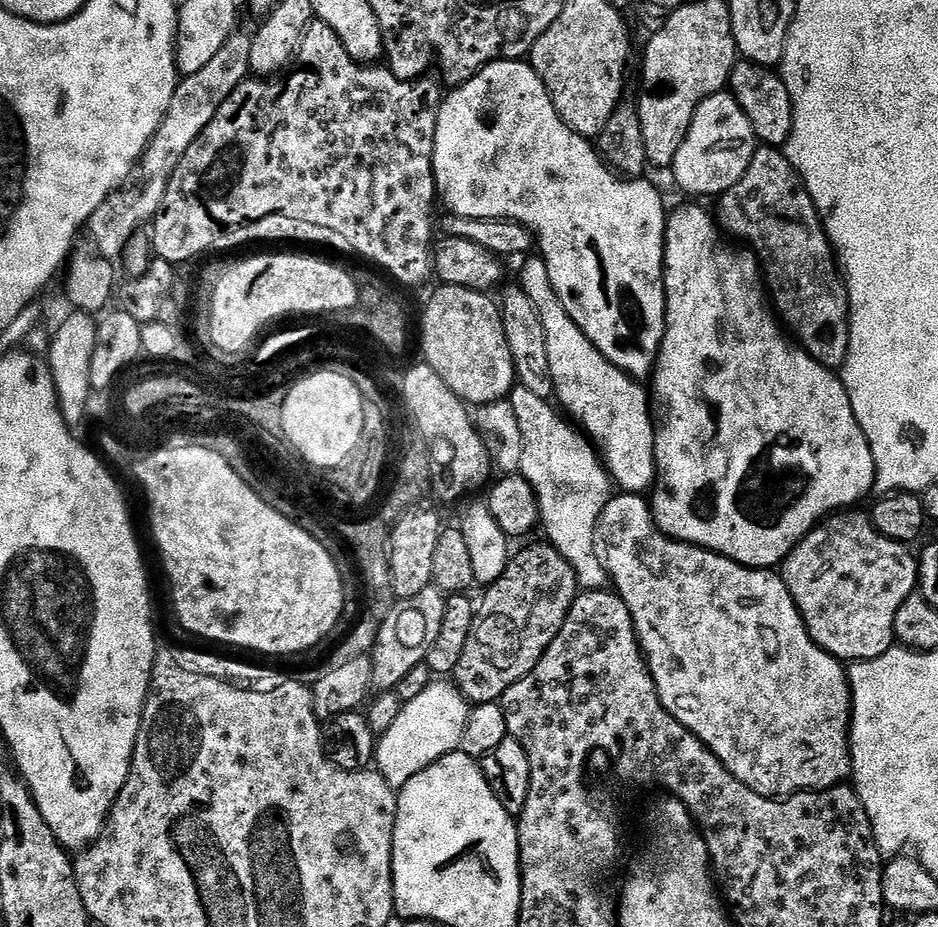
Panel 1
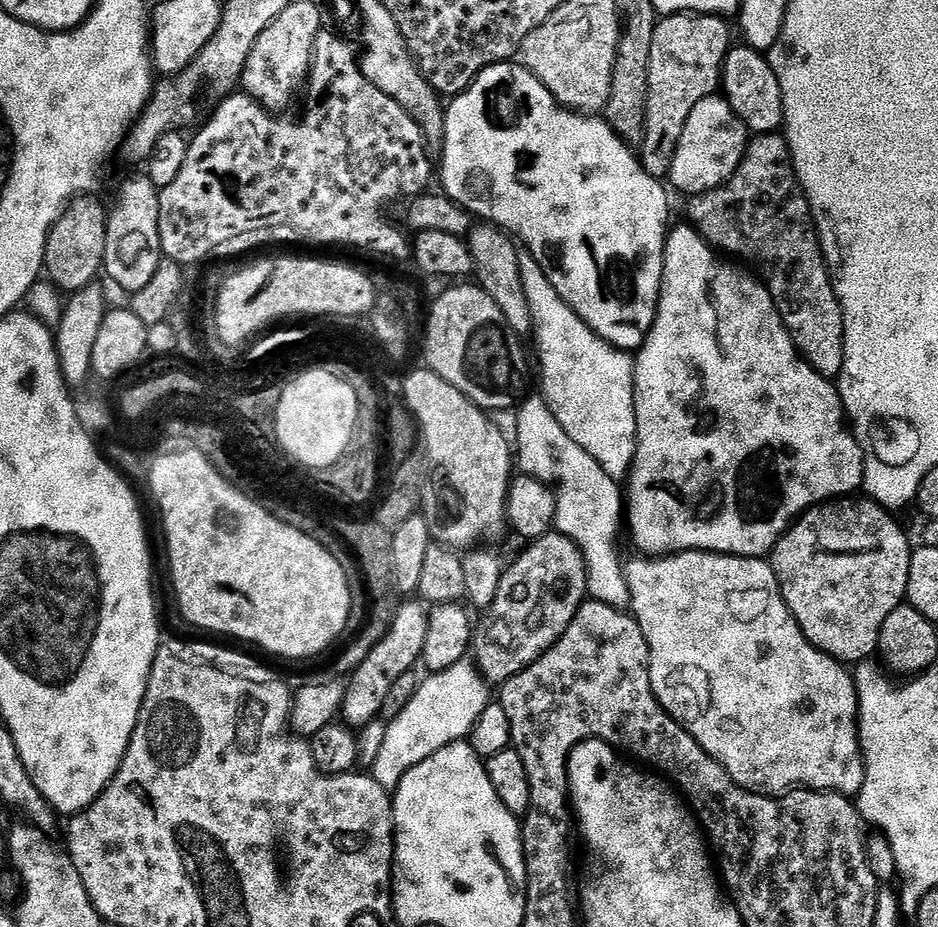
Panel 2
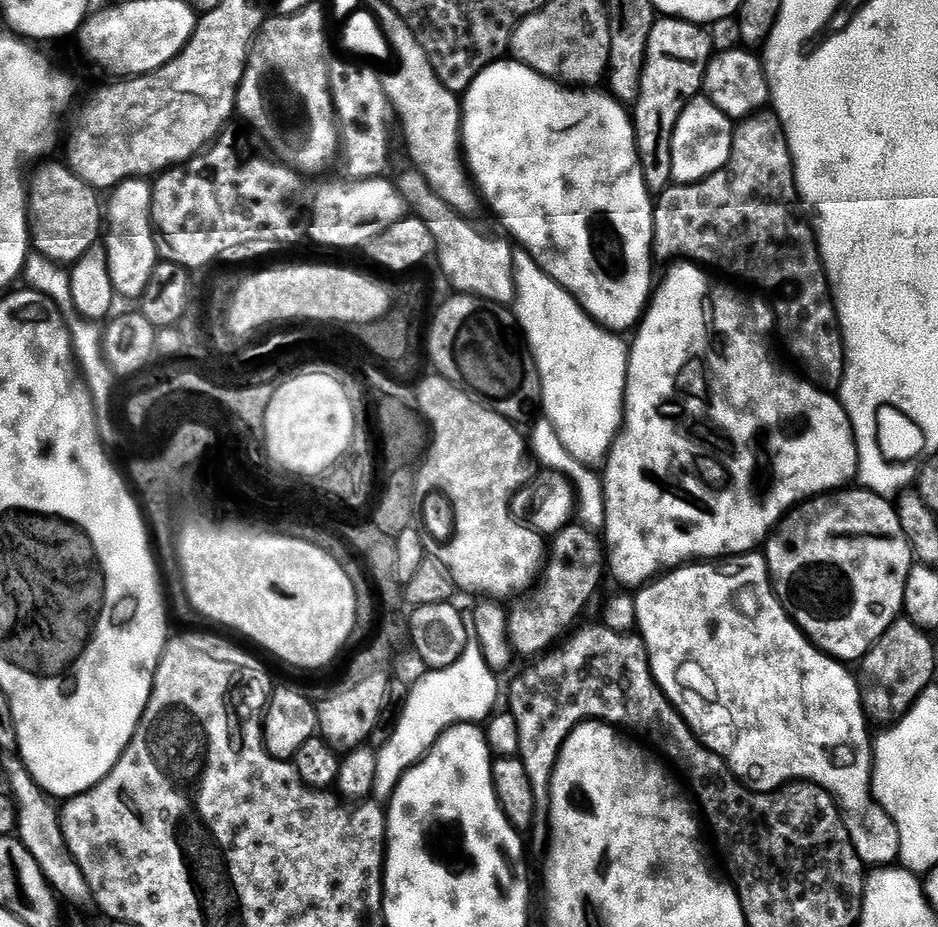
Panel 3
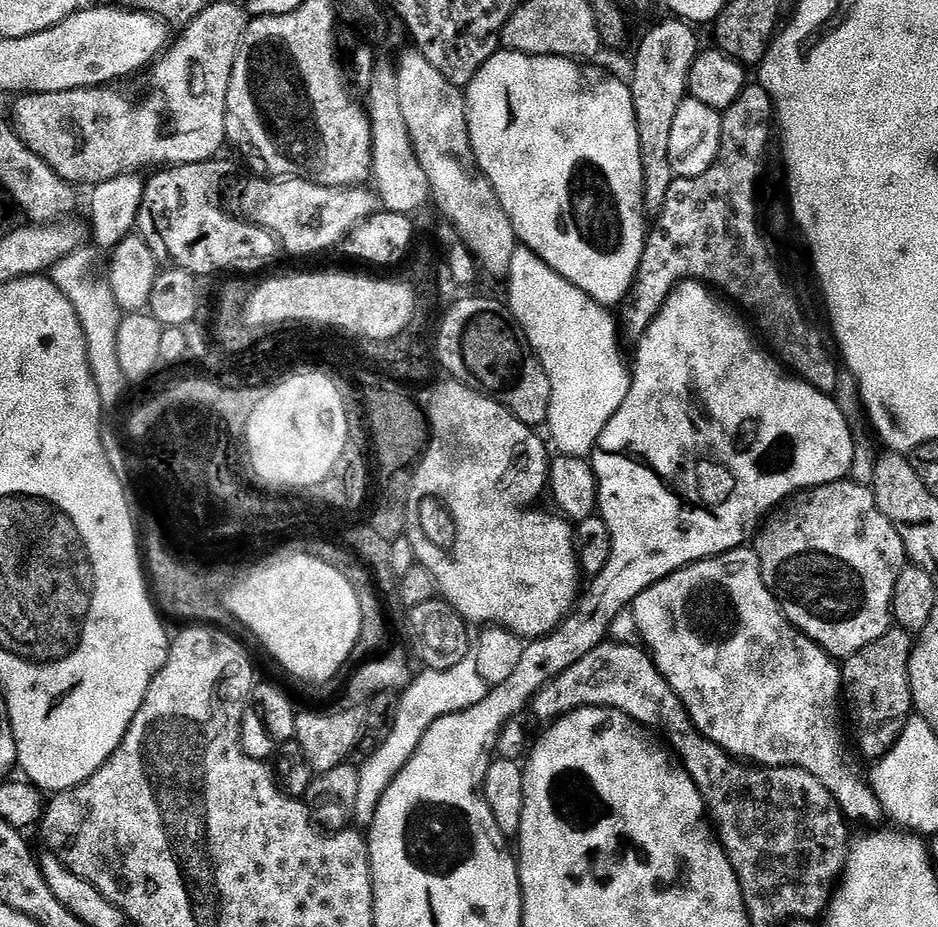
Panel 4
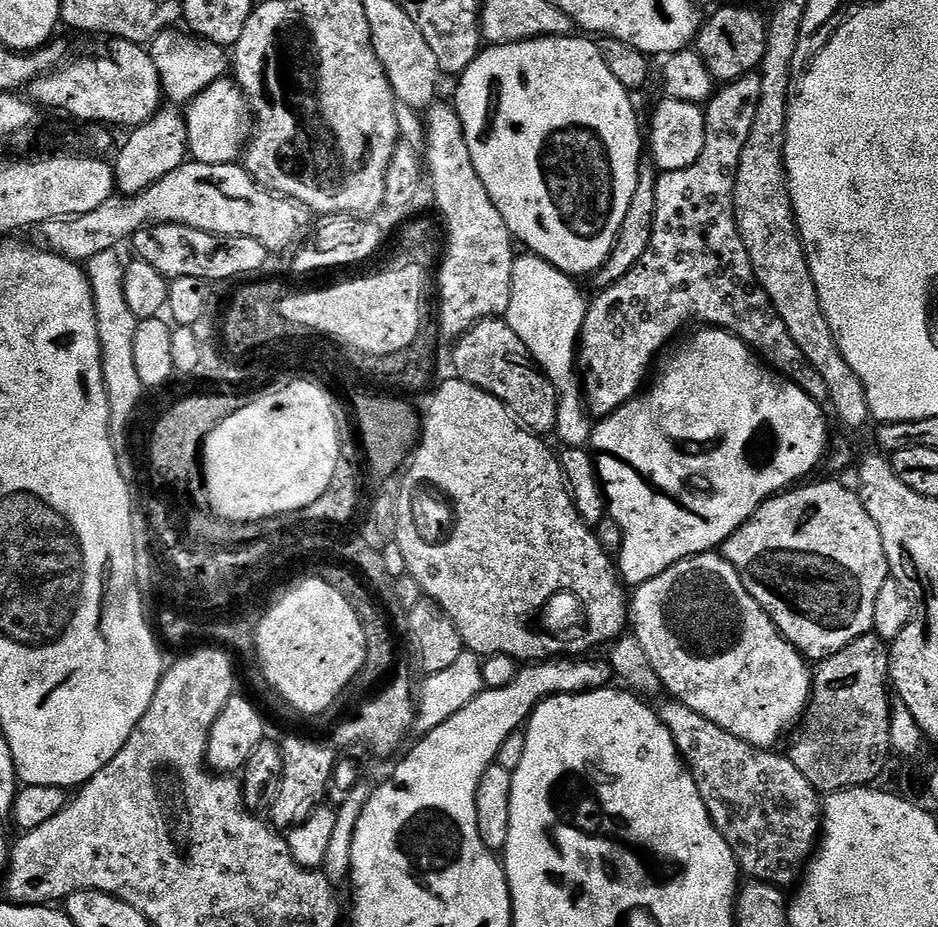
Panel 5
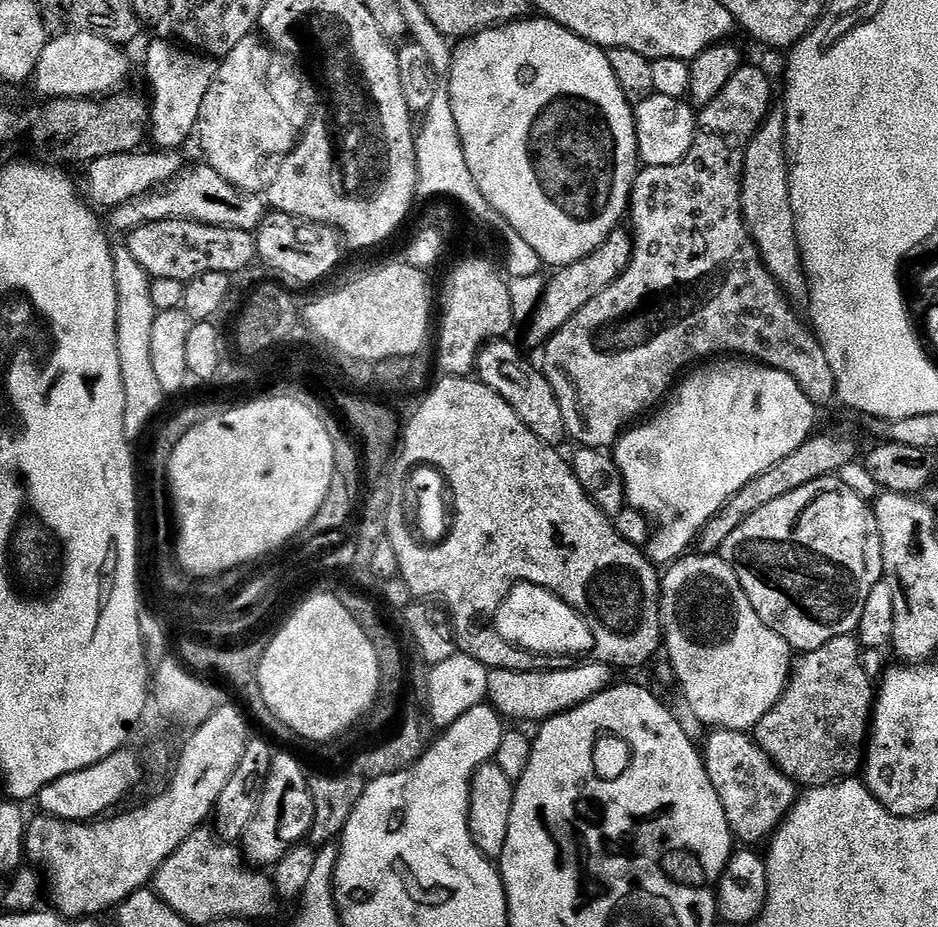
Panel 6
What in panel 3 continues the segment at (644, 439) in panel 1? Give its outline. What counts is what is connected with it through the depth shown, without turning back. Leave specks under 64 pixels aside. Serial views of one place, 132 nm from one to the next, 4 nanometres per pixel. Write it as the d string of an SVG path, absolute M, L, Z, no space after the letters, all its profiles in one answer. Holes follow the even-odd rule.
M516 250L512 258L514 320L540 375L543 417L552 423L575 463L589 468L599 465L623 427L629 345L597 324L561 284L538 267L530 253Z

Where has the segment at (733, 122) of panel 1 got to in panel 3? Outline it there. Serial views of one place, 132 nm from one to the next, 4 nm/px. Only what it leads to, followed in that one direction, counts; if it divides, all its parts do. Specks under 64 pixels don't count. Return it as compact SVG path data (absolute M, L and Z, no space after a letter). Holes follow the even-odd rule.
M706 98L689 100L674 126L670 142L672 180L678 184L697 184L699 180L722 170L730 158L733 127L733 121Z

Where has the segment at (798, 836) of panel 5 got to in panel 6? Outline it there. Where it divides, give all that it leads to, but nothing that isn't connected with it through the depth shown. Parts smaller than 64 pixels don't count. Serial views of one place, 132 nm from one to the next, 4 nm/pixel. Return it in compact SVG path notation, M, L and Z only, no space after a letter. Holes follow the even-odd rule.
M729 728L709 731L702 741L702 757L710 786L714 786L718 802L722 802L733 837L744 846L763 845L796 803L797 785L778 770L748 732L735 732Z

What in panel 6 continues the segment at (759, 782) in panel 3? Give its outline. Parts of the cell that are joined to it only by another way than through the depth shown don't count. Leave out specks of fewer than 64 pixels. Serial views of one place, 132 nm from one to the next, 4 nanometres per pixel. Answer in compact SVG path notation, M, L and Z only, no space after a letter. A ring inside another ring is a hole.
M685 555L667 565L660 581L662 648L665 653L668 651L666 660L671 665L675 683L680 683L679 691L704 725L748 732L755 729L756 723L783 694L788 685L794 652L774 629L758 618L758 610L750 606L746 590L742 590L734 570L725 560L719 555L692 555Z

